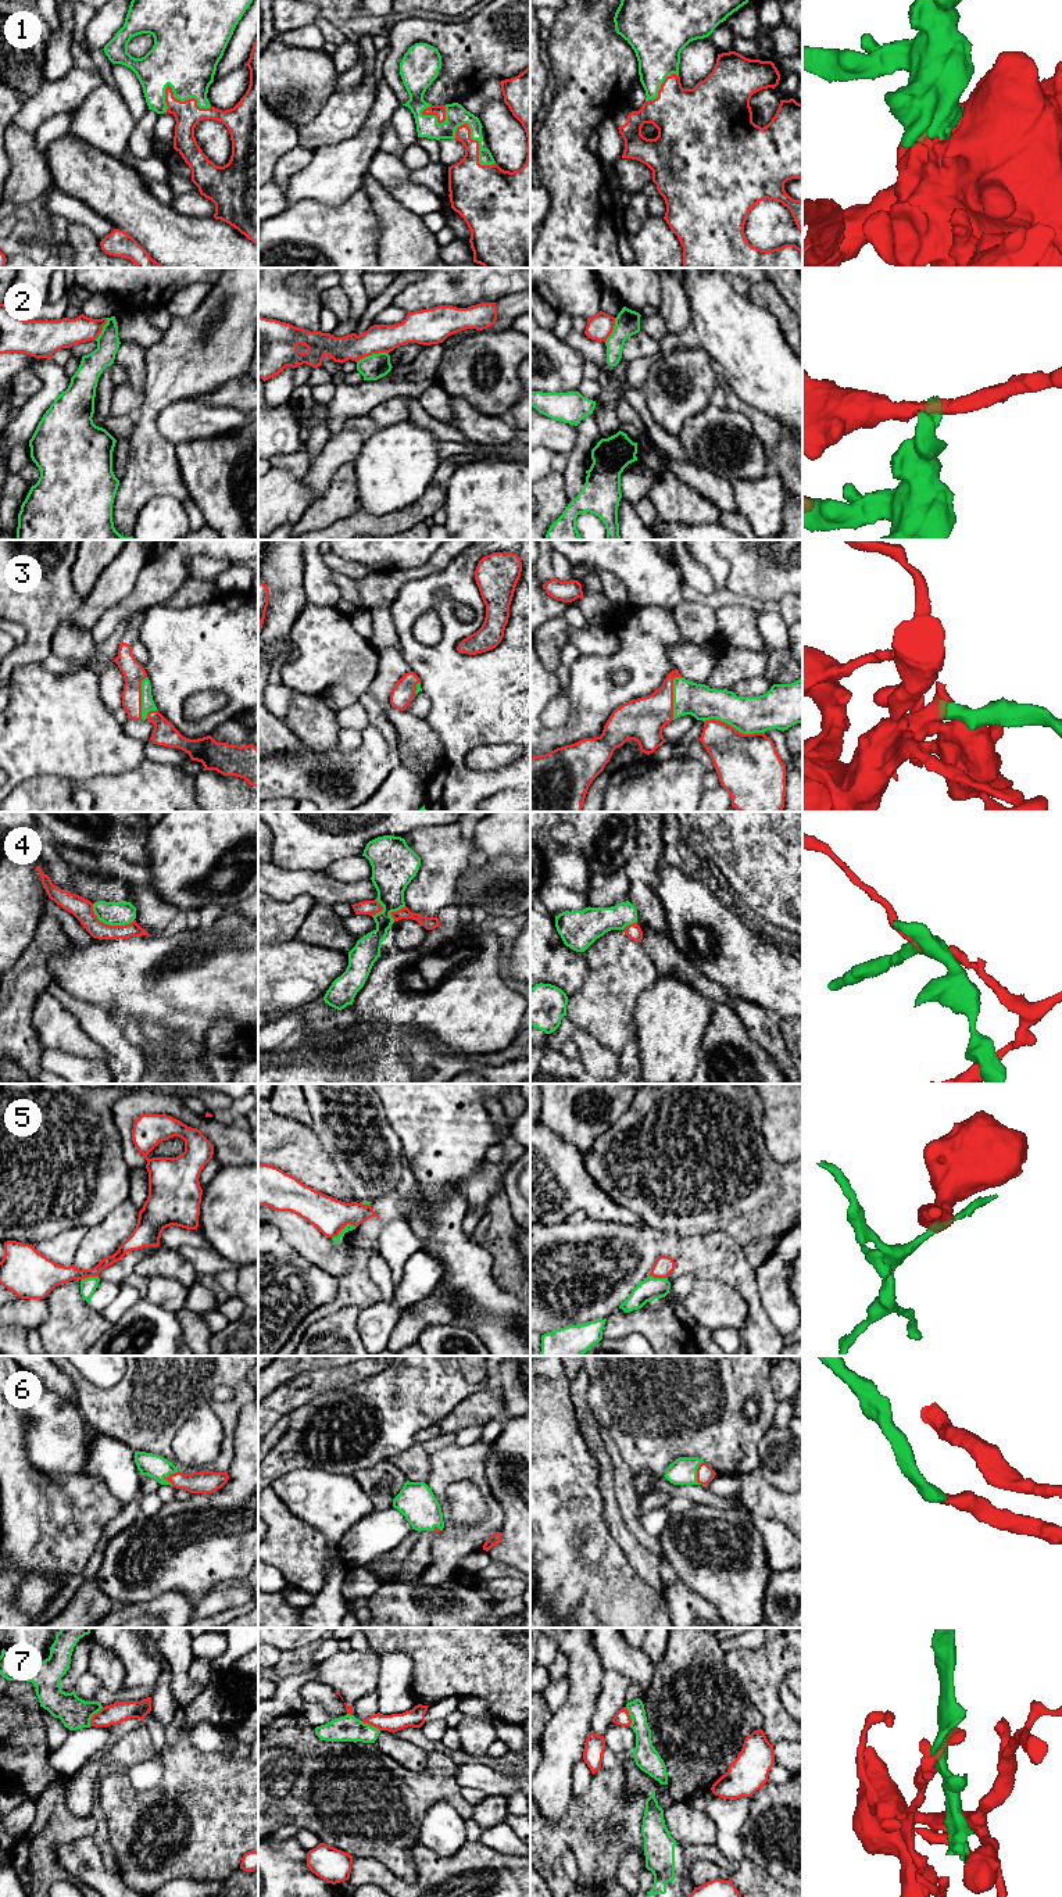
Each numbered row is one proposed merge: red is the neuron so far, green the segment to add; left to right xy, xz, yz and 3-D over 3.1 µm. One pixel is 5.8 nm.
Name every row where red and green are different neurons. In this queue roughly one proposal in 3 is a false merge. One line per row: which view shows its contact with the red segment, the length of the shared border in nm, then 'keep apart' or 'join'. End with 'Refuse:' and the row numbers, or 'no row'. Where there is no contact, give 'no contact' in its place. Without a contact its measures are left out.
1: contact in xy; length 300 nm; join
2: contact in xz; length 190 nm; keep apart
3: contact in yz; length 360 nm; join
4: contact in xy; length 260 nm; keep apart
5: contact in xz; length 160 nm; keep apart
6: contact in yz; length 150 nm; join
7: contact in xy; length 140 nm; keep apart
Refuse: 2, 4, 5, 7

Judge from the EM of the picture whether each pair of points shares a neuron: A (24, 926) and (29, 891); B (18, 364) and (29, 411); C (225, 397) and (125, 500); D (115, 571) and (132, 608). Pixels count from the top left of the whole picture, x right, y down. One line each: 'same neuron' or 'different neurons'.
A: same neuron
B: different neurons
C: different neurons
D: different neurons

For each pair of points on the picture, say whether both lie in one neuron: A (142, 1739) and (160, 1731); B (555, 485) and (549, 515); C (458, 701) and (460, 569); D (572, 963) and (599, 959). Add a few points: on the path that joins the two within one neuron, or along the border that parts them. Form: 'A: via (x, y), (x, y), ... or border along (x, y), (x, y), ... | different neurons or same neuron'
A: border along (142, 1721), (150, 1735), (156, 1754), (136, 1764) | different neurons
B: via (550, 491), (550, 508) | same neuron
C: via (450, 668), (450, 602) | same neuron
D: border along (585, 952), (587, 973), (585, 981), (574, 992) | different neurons

